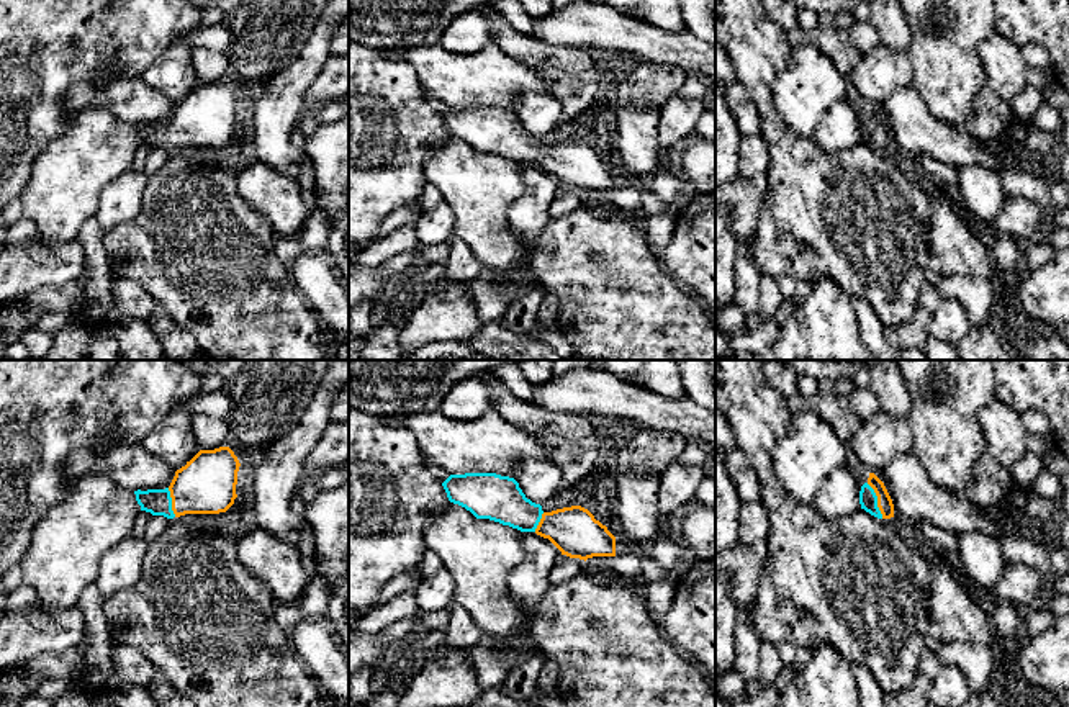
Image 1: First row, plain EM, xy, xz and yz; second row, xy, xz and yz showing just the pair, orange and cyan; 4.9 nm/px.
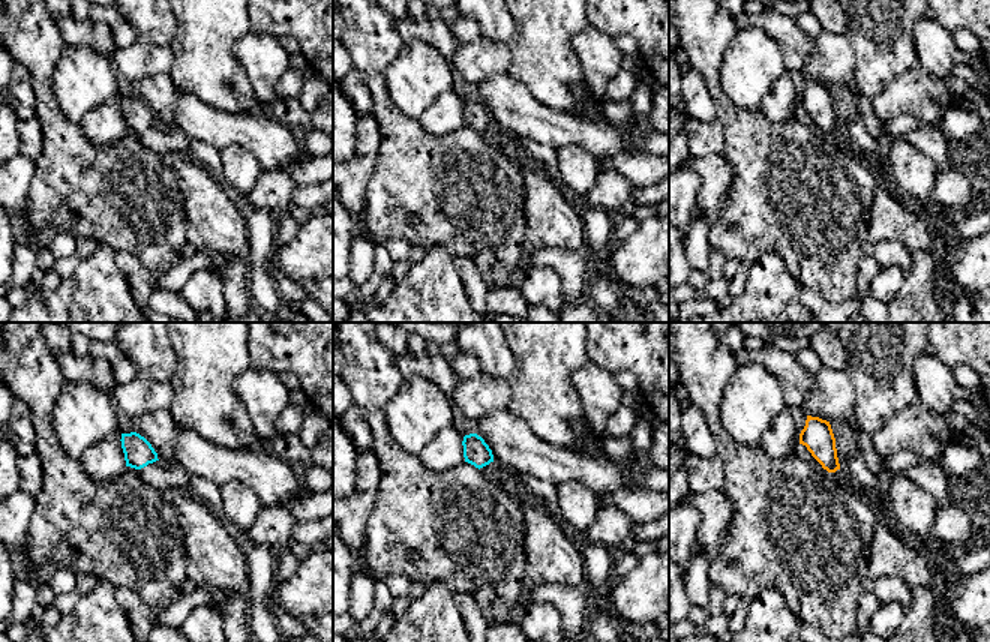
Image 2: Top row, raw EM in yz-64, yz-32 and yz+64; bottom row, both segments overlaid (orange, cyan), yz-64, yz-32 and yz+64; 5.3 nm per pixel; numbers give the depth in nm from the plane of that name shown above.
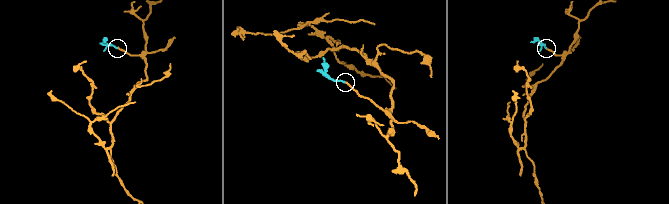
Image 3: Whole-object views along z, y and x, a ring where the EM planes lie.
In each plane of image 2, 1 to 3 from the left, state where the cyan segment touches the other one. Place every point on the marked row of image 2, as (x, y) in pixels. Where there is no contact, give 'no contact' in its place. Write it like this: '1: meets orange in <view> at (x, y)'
1: no contact
2: no contact
3: no contact

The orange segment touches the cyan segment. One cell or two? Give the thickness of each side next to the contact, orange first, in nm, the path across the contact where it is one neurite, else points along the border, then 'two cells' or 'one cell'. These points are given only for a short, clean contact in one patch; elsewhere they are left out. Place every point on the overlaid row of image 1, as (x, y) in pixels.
calibres 80 and 90 nm; way yz (884, 503), (878, 501), (868, 499); one cell

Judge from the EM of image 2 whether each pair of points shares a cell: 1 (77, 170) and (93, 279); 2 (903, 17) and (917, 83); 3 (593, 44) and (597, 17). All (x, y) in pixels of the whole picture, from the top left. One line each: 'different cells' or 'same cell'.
1: different cells
2: different cells
3: different cells

